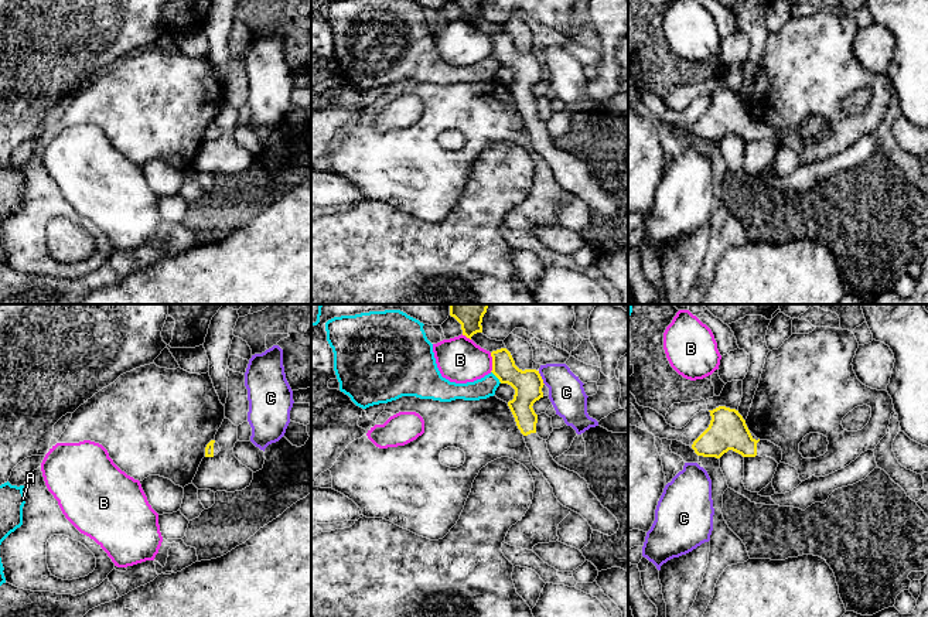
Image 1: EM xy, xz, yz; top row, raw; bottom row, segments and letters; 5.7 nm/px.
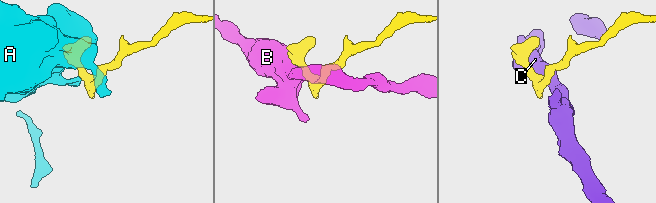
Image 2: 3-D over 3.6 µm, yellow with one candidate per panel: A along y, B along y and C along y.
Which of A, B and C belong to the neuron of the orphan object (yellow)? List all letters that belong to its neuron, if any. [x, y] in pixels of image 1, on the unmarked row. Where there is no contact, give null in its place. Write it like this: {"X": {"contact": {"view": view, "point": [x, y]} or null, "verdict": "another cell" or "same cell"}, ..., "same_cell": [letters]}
{"A": {"contact": {"view": "xz", "point": [495, 58]}, "verdict": "another cell"}, "B": {"contact": {"view": "xz", "point": [492, 45]}, "verdict": "another cell"}, "C": {"contact": {"view": "xz", "point": [541, 61]}, "verdict": "another cell"}, "same_cell": []}

